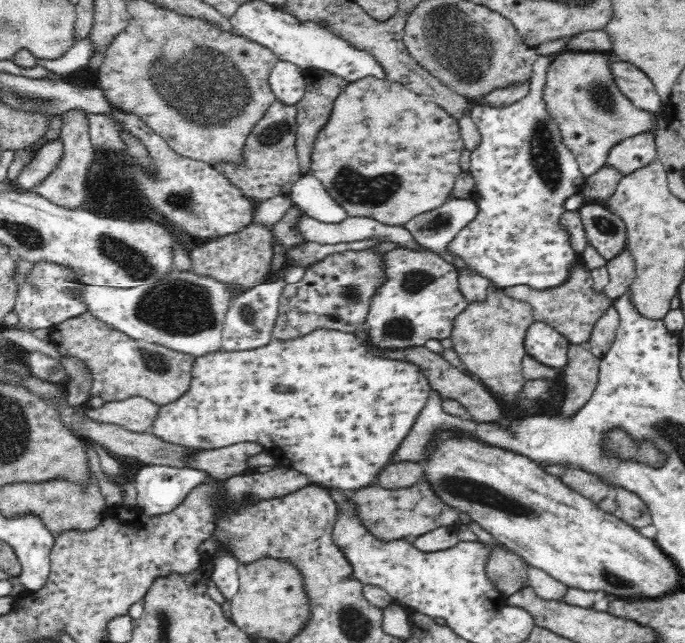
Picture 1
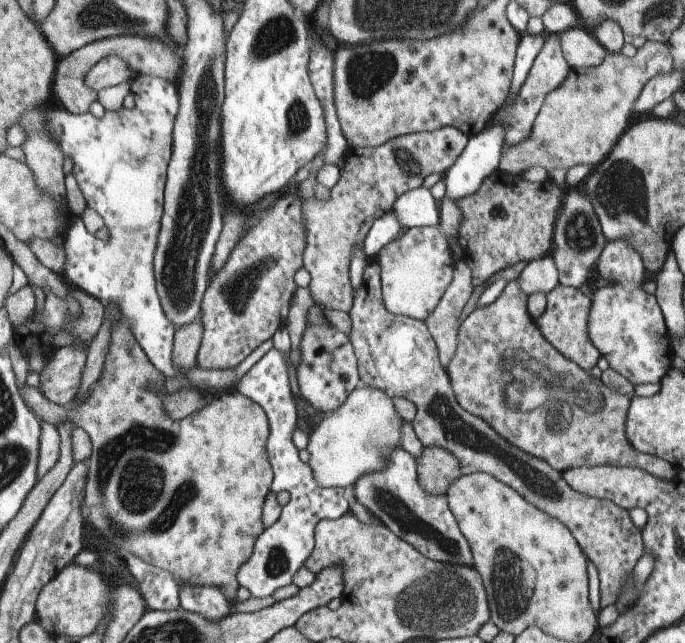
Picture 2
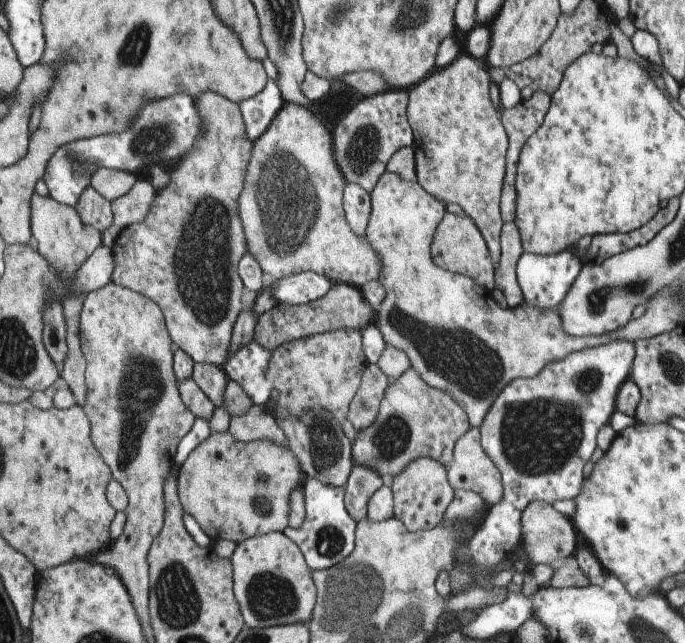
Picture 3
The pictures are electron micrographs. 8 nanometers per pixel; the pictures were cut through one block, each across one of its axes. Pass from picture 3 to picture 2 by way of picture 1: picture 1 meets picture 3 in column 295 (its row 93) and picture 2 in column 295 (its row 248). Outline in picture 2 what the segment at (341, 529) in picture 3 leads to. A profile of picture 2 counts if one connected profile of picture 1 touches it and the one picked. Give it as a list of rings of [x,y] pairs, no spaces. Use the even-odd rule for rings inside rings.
[[[271,348],[245,372],[245,376],[237,382],[235,390],[241,396],[255,402],[265,412],[267,422],[269,422],[269,436],[265,442],[265,452],[267,452],[267,460],[273,472],[271,492],[289,494],[289,502],[281,508],[277,522],[257,536],[257,540],[253,542],[251,556],[239,566],[235,574],[237,584],[243,586],[249,592],[249,596],[269,598],[277,588],[291,584],[293,574],[303,566],[303,562],[313,552],[317,522],[325,518],[337,518],[337,516],[341,518],[343,514],[349,514],[349,504],[343,496],[345,490],[319,486],[313,480],[311,468],[299,460],[299,452],[295,450],[291,442],[293,426],[297,426],[297,408],[295,408],[293,392],[291,392],[289,354],[283,354]]]

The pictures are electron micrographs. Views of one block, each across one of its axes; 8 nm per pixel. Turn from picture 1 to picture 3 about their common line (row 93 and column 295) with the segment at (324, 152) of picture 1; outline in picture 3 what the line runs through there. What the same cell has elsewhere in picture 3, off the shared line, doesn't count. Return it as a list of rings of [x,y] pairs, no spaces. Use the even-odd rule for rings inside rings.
[[[337,330],[297,342],[285,342],[271,352],[267,378],[273,388],[269,400],[275,402],[279,410],[289,410],[295,416],[313,410],[329,410],[337,422],[345,422],[365,368],[367,358],[363,354],[361,330]]]

